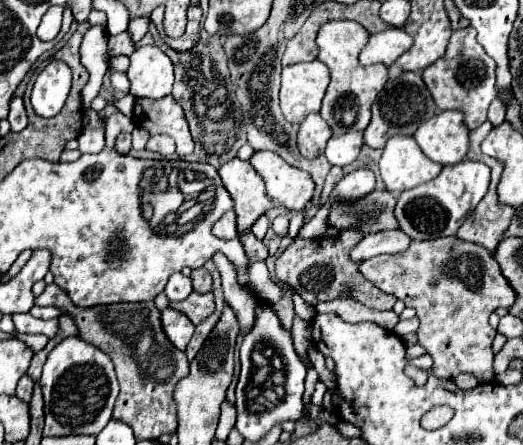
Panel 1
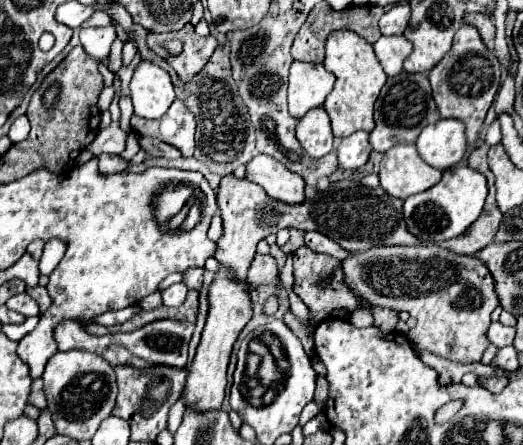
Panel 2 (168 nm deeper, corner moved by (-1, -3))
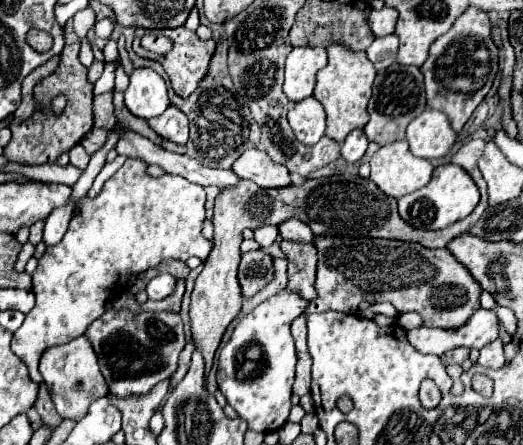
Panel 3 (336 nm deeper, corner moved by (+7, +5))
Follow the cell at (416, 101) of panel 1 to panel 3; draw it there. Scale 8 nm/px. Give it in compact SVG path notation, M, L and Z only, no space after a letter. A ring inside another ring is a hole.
M394 63L392 67L380 71L374 81L372 99L368 103L370 121L364 127L364 133L370 141L378 145L394 143L404 139L408 123L426 109L426 93L424 93L424 77L418 67L404 67Z

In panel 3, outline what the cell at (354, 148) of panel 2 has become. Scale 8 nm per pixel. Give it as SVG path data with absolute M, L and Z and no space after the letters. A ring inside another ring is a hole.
M354 129L346 141L342 143L342 157L348 161L348 163L354 163L354 161L360 161L362 155L366 153L368 149L368 137L364 135L362 129Z

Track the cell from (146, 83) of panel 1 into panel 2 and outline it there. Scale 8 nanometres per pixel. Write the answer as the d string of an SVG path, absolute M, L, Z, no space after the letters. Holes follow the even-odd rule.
M140 61L130 81L134 113L144 119L158 119L176 99L170 75L152 61Z

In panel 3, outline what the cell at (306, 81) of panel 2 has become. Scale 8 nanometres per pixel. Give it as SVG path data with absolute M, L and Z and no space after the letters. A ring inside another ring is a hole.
M300 47L292 49L286 59L284 93L290 101L302 101L312 95L316 73L326 65L324 47Z

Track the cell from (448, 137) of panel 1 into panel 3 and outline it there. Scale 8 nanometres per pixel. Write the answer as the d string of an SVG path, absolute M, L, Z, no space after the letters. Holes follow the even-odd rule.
M426 109L416 119L410 121L406 141L410 143L410 151L416 157L436 159L444 157L452 149L456 133L452 131L448 117L442 111Z

